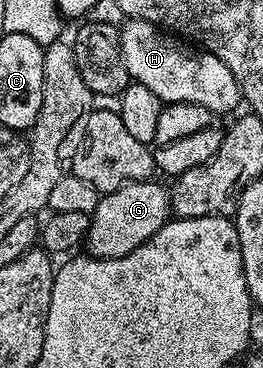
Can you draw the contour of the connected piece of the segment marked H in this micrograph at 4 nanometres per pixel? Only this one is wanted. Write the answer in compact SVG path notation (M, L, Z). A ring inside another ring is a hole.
M129 19L121 27L121 44L130 80L147 85L147 89L151 89L151 93L155 93L162 104L203 105L218 113L235 110L242 98L231 69L227 69L227 65L223 65L223 61L219 61L219 57L210 51L193 45L180 47L176 41L172 34L166 33L155 23L148 23L145 19Z

